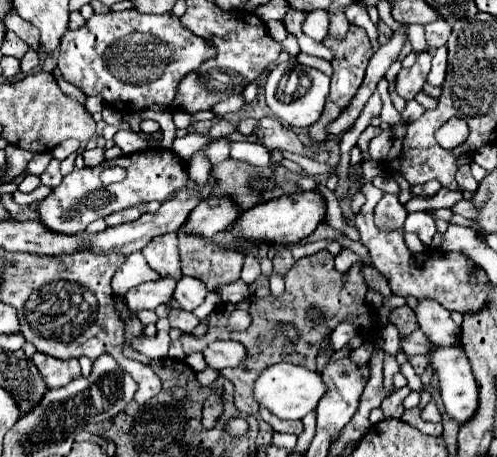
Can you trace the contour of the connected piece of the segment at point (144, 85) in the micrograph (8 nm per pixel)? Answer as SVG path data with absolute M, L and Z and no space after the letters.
M129 9L121 13L93 15L77 31L67 31L61 39L57 61L63 79L77 85L85 95L101 97L111 109L117 109L119 113L135 113L149 109L151 105L169 107L169 101L173 101L177 93L177 81L181 81L185 73L191 73L197 69L197 65L201 65L201 61L207 61L209 57L213 57L213 45L209 45L205 39L193 37L187 29L181 29L181 21L175 15L145 15Z

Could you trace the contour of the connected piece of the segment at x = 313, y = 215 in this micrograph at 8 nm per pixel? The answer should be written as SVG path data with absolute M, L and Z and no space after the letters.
M303 191L285 195L279 199L271 199L267 203L255 205L253 209L241 213L241 217L235 221L233 231L239 237L247 237L253 241L269 241L277 245L295 245L307 235L311 235L319 223L325 221L327 215L327 203L321 191Z

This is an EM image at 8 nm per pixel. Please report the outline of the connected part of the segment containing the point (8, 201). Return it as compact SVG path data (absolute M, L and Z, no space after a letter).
M7 193L7 195L1 195L1 203L3 207L11 213L13 219L17 221L31 221L31 219L39 219L37 217L37 211L35 211L35 205L29 205L29 207L23 207L23 205L17 205L13 201L13 195Z

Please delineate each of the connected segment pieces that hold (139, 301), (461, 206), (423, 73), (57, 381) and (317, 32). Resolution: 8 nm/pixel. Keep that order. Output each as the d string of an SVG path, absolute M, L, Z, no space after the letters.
M159 277L157 281L141 283L125 295L127 307L131 311L143 311L143 309L155 309L157 305L169 303L175 283L177 281L173 277Z
M459 201L455 207L453 207L453 211L457 213L457 215L463 215L463 217L467 217L467 219L475 219L477 217L477 213L475 213L475 205L471 203L471 201Z
M421 51L421 53L417 53L417 61L413 67L401 69L401 73L397 77L397 93L405 101L413 99L423 89L429 69L431 69L431 59L433 59L433 55L429 51Z
M37 351L31 357L31 361L37 365L39 373L45 377L45 383L49 385L49 389L65 385L73 377L81 375L81 367L79 367L77 359L57 359L57 357L49 357L49 355Z
M315 9L307 15L305 23L303 23L303 33L313 37L315 41L323 41L329 29L329 15L323 9Z

